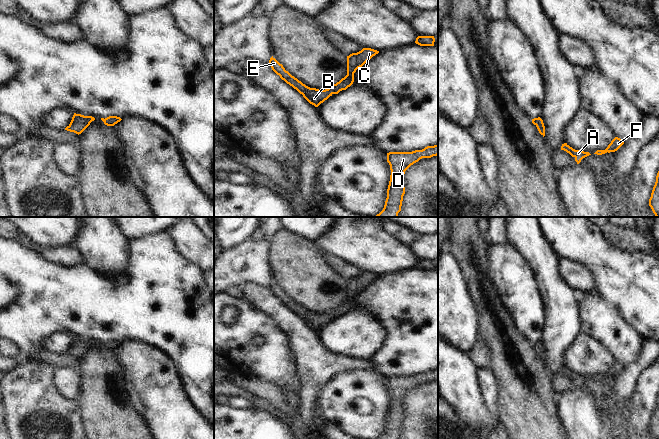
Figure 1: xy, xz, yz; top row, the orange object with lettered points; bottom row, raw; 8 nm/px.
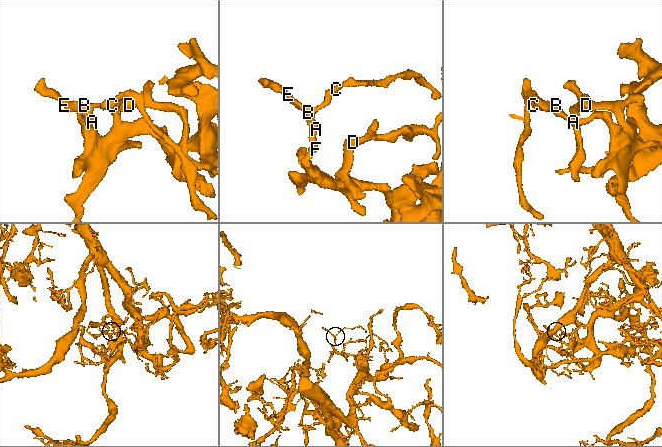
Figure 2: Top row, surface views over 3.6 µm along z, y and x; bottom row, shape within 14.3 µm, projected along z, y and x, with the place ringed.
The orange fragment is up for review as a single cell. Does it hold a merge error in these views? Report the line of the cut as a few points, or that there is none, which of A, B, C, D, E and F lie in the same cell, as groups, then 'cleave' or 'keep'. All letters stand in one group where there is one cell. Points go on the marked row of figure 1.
no cut; A B C D E F; keep

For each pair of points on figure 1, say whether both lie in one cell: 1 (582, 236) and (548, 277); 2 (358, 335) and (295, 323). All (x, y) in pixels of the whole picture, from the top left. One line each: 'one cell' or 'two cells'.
1: two cells
2: two cells

